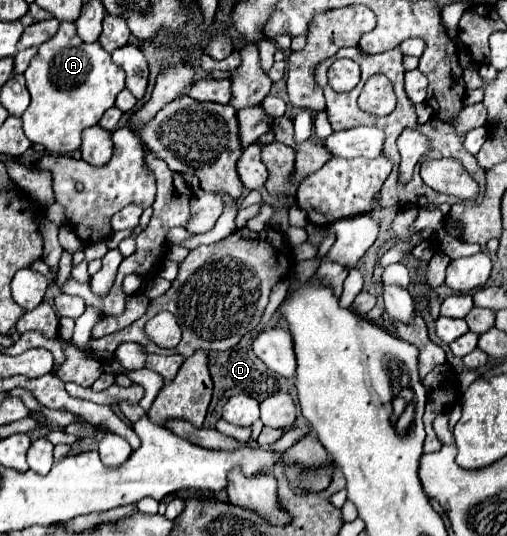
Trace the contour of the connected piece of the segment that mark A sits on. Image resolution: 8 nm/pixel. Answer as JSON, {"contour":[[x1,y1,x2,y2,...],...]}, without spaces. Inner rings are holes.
{"contour":[[61,23,59,31,55,37,51,37,47,43,39,47,39,53,31,59,27,71,27,89,31,93,31,105,23,113,23,131,25,137,31,143,43,145,49,153,53,155,67,155,77,149,81,149,81,133,87,127,93,127,99,123,101,115,115,105,117,93,125,87,125,73,119,69,113,61,111,55,99,45,99,43,85,43,77,35,75,23]]}

